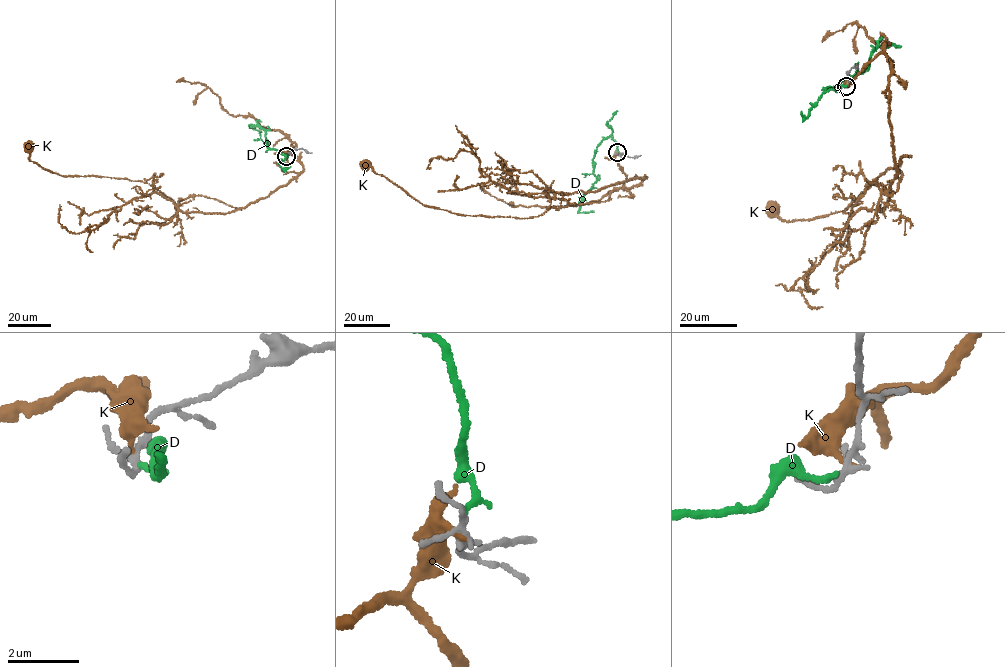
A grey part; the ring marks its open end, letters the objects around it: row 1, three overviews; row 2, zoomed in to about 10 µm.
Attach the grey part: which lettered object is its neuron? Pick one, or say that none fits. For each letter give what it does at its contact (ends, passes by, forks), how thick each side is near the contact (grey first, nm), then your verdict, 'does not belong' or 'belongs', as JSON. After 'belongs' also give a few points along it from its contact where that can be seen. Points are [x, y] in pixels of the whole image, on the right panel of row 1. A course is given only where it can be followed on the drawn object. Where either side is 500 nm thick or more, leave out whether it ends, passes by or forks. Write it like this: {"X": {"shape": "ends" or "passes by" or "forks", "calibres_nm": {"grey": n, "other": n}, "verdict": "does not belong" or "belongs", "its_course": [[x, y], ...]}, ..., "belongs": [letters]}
{"D": {"shape": "ends", "calibres_nm": {"grey": 150, "other": 180}, "verdict": "belongs", "its_course": [[845, 86], [825, 92], [826, 88], [833, 88], [865, 70], [870, 54], [878, 46], [900, 47]]}, "K": {"shape": "ends", "calibres_nm": {"grey": 170, "other": 280}, "verdict": "does not belong"}, "belongs": ["D"]}

